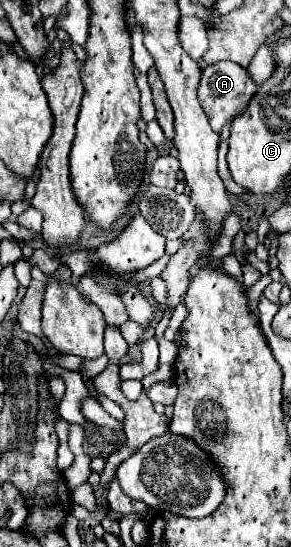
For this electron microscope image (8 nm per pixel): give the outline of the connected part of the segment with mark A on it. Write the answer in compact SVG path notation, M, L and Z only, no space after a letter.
M219 62L219 64L203 68L203 76L201 76L201 84L199 84L199 102L209 118L211 128L215 132L221 132L223 124L233 114L241 114L245 110L245 106L249 104L251 96L257 90L259 90L259 86L255 86L255 82L249 78L247 70L243 70L241 66L237 66L233 62Z

